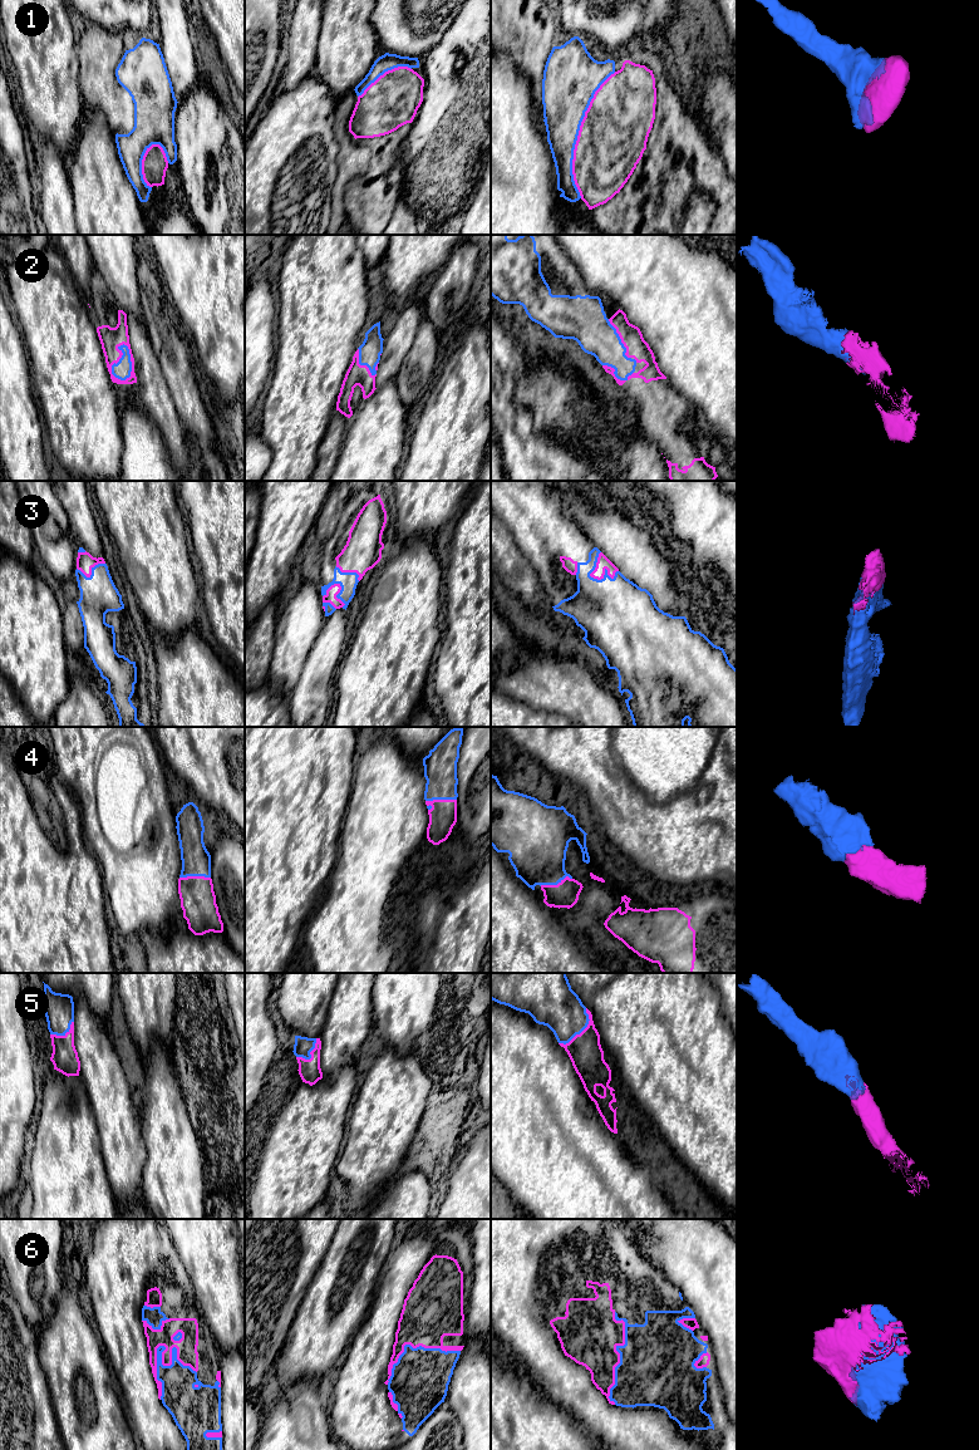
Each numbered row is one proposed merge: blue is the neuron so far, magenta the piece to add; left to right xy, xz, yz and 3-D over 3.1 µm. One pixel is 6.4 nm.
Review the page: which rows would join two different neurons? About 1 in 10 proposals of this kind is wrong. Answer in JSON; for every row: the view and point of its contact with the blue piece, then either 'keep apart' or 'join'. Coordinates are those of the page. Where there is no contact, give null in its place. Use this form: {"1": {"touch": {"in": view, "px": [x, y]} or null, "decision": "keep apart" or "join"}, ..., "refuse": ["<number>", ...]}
{"1": {"touch": {"in": "yz", "px": [577, 134]}, "decision": "join"}, "2": {"touch": {"in": "xy", "px": [131, 364]}, "decision": "join"}, "3": {"touch": {"in": "yz", "px": [589, 575]}, "decision": "join"}, "4": {"touch": {"in": "yz", "px": [555, 884]}, "decision": "join"}, "5": {"touch": {"in": "yz", "px": [581, 1031]}, "decision": "join"}, "6": {"touch": {"in": "xy", "px": [157, 1348]}, "decision": "join"}, "refuse": []}

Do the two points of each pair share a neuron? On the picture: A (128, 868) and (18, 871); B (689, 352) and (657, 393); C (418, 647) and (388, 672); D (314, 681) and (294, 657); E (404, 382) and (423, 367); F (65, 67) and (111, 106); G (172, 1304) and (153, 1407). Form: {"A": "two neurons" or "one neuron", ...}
{"A": "two neurons", "B": "two neurons", "C": "one neuron", "D": "two neurons", "E": "one neuron", "F": "two neurons", "G": "one neuron"}

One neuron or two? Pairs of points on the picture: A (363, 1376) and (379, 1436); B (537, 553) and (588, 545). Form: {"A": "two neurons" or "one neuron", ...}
{"A": "one neuron", "B": "one neuron"}

